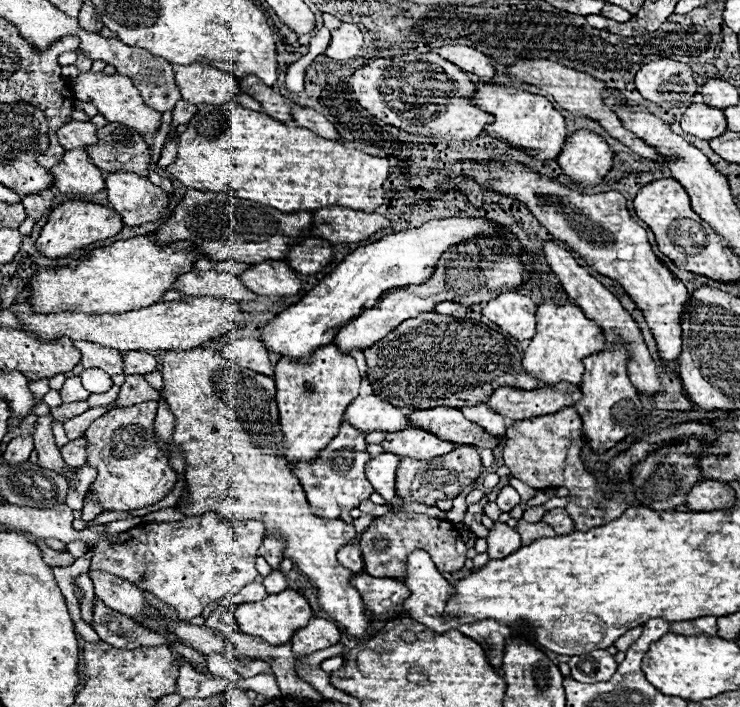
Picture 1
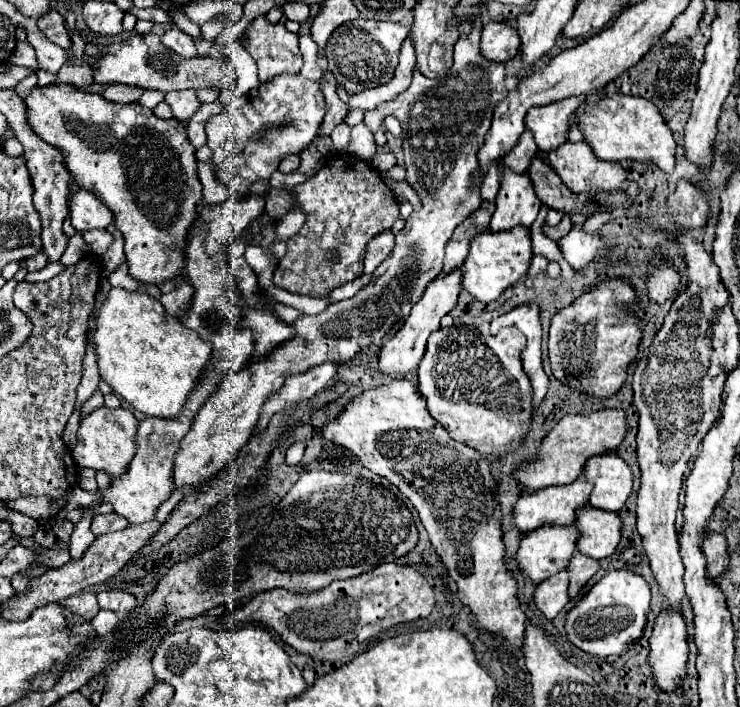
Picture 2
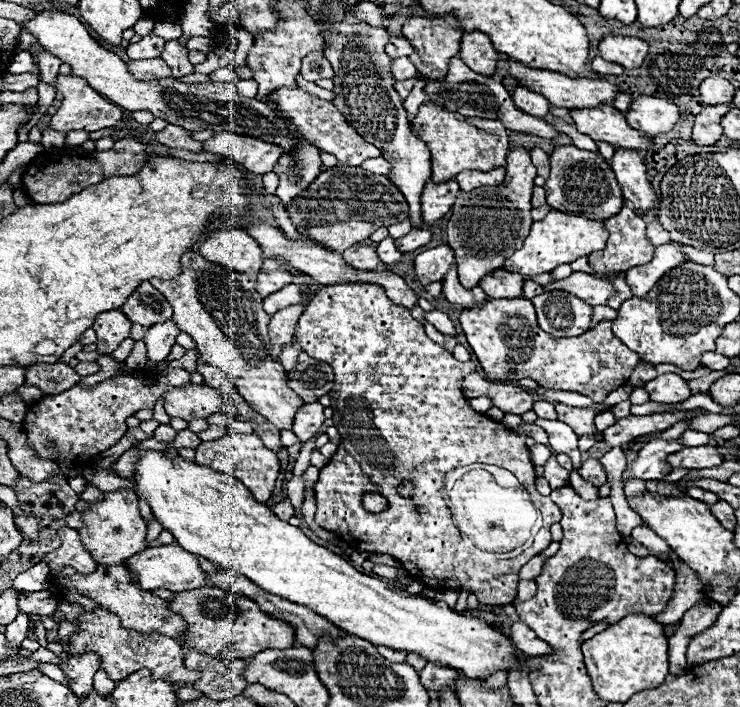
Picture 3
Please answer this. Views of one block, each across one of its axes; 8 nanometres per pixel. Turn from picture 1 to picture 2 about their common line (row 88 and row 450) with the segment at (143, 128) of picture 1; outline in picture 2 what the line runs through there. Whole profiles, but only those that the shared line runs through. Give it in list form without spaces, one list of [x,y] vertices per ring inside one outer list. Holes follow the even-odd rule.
[[[98,408],[90,416],[86,416],[80,422],[78,428],[78,444],[74,448],[74,460],[82,468],[92,468],[92,470],[102,470],[106,472],[112,480],[120,478],[126,470],[130,460],[136,454],[136,430],[138,430],[138,420],[130,410],[124,408]]]

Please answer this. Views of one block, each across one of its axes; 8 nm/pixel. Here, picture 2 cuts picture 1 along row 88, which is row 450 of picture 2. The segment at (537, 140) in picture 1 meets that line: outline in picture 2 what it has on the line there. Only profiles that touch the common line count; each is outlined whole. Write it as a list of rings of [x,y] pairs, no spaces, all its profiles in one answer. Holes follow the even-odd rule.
[[[472,326],[452,328],[448,334],[436,330],[430,340],[426,354],[418,366],[418,388],[428,402],[428,410],[436,422],[440,422],[446,432],[456,440],[484,456],[506,456],[516,452],[530,430],[530,420],[534,418],[532,408],[532,386],[522,370],[520,352],[526,346],[526,338],[516,328],[502,328],[496,336],[484,336]]]

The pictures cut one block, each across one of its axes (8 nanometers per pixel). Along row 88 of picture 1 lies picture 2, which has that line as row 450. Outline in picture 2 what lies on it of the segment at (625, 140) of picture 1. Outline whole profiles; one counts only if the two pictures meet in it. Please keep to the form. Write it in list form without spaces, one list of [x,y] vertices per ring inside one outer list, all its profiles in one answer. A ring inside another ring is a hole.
[[[600,410],[600,412],[592,412],[588,416],[568,414],[544,438],[540,458],[536,462],[526,464],[520,470],[516,470],[516,480],[520,482],[524,492],[534,492],[534,490],[540,490],[546,486],[570,484],[582,476],[584,462],[588,462],[588,458],[616,450],[622,444],[626,432],[628,432],[628,426],[626,426],[624,410]]]

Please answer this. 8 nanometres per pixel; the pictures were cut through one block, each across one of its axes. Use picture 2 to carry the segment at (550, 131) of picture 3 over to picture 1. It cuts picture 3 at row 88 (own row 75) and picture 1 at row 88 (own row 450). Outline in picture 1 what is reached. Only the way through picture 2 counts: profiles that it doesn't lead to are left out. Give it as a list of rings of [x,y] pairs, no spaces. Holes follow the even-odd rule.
[[[192,62],[188,66],[172,64],[172,70],[176,86],[182,92],[182,100],[188,100],[192,104],[208,104],[208,102],[220,104],[240,94],[234,76],[214,66]]]

